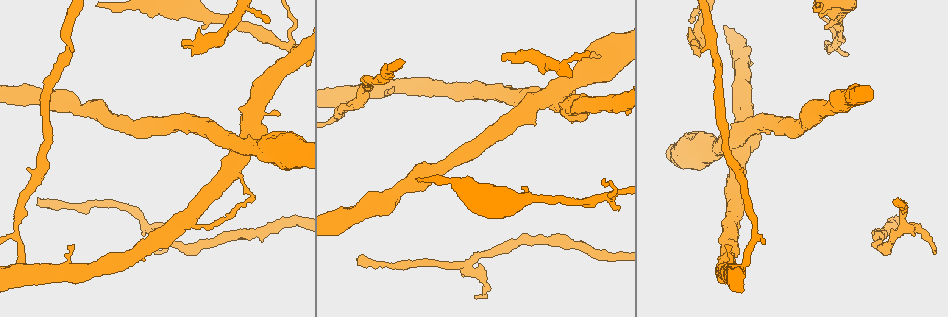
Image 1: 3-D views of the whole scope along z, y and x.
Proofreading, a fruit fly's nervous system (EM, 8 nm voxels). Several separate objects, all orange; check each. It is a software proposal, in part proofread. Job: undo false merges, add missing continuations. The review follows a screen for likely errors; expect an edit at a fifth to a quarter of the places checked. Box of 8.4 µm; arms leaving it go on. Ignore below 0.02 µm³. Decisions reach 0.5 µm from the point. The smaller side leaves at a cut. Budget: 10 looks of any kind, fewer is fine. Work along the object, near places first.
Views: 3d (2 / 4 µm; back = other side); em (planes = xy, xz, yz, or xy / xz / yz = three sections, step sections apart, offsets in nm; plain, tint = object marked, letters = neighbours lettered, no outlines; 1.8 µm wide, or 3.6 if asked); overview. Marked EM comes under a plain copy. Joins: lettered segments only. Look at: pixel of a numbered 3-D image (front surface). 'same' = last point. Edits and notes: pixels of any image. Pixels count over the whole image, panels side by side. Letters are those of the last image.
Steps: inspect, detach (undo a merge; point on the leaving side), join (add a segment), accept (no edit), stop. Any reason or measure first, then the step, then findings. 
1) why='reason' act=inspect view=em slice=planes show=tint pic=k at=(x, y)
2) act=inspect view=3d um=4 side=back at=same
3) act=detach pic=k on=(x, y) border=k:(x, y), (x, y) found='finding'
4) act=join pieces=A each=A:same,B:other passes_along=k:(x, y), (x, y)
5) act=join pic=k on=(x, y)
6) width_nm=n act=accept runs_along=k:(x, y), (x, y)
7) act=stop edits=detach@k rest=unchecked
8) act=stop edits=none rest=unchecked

why='closes a loop' act=inspect view=em um=3.6 slice=yz step=4 show=tint pic=1 at=(286, 154)

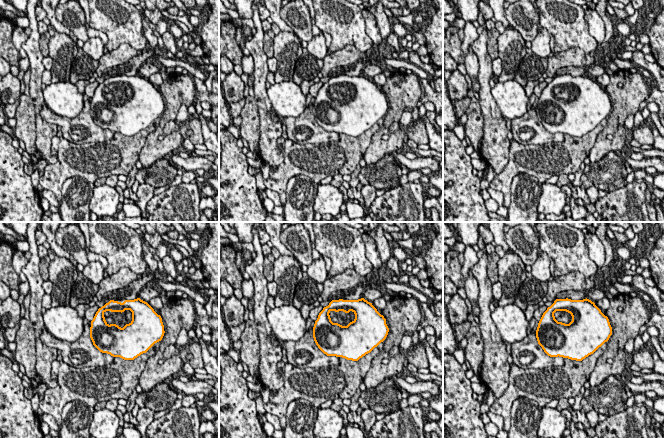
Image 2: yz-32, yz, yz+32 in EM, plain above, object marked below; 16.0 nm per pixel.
act=inspect view=em um=3.6 slice=planes show=tint at=same

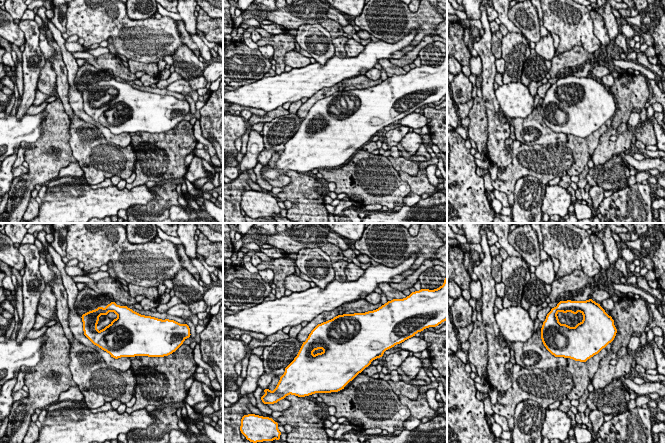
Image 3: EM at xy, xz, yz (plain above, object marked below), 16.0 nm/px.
why='see the neighbours' act=inspect view=em um=3.6 slice=planes show=letters at=same

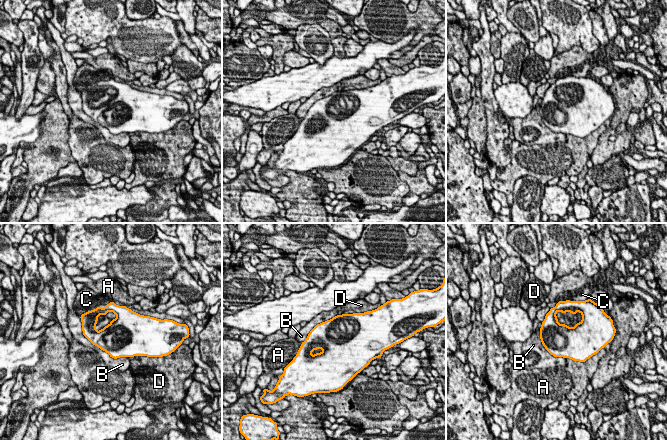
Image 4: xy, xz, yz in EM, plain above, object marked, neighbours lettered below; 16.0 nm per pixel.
act=accept each=A:other,B:other,C:other,D:other border=4:(80, 317), (93, 344), (128, 358) found='all the same neuron'

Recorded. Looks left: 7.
why='an open end' act=inspect view=3d um=4 pic=1 at=(698, 46)

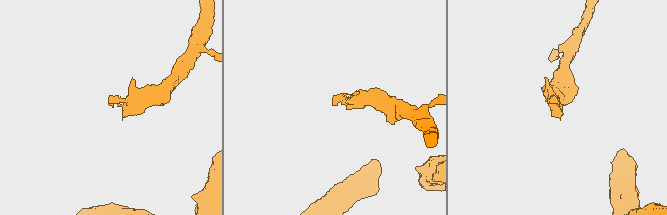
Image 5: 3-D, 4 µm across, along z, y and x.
why='shape alone is not enough' act=inspect view=em slice=planes show=letters pic=5 at=(332, 105)

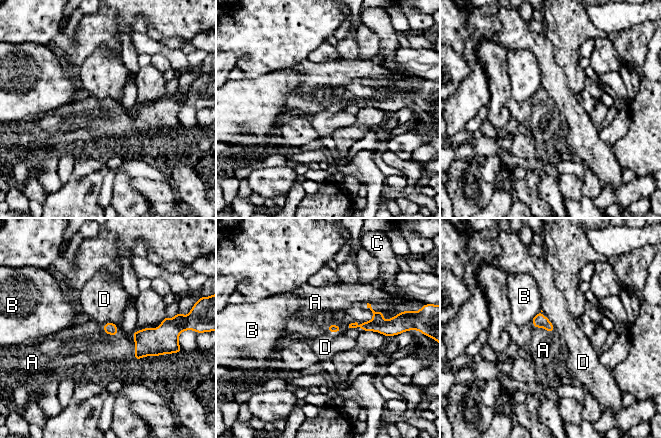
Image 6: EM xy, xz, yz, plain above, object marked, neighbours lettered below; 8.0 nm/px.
longest_contact=B:130nm act=join pieces=A each=A:same,B:other,C:other,D:other passes_along=6:(378, 324), (368, 303), (339, 296) found='it goes on there'

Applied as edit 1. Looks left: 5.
act=inspect view=overview

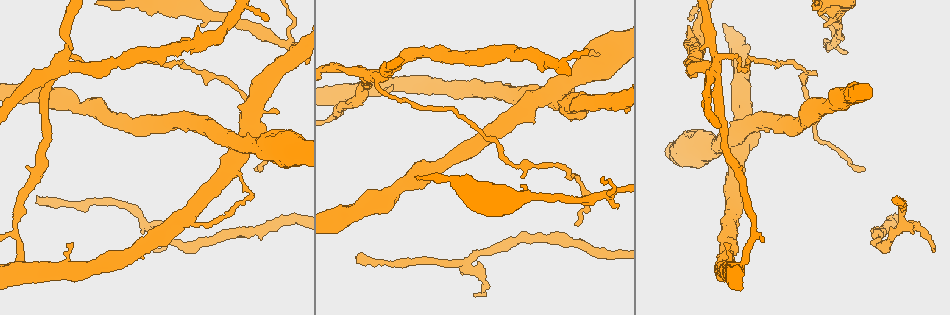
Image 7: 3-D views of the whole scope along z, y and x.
why='an open end' act=inspect view=3d um=4 pic=7 at=(36, 197)

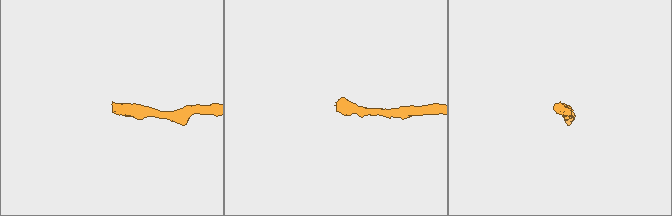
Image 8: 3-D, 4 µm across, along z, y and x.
act=inspect view=em slice=xy step=16 show=letters pic=8 at=(115, 103)

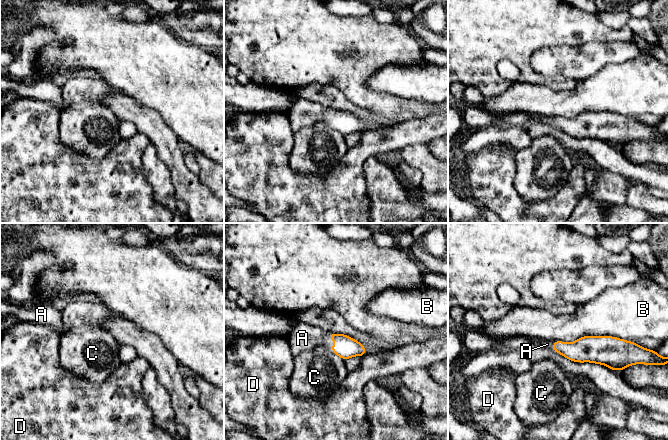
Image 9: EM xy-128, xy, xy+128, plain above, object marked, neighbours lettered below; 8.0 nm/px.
act=inspect view=em slice=planes show=letters at=same

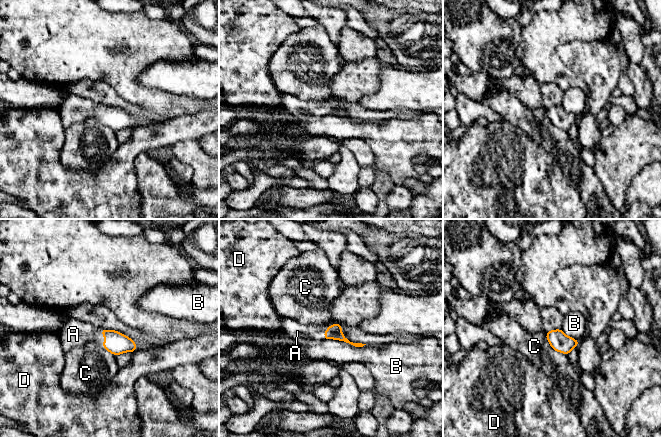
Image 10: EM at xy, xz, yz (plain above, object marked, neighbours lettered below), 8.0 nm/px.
act=join pieces=A each=A:same,B:other,C:other,D:other passes_along=10:(115, 342), (104, 336), (73, 334) found='the neuron continues'

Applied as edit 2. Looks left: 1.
act=stop edits=join@6,join@10 rest=unchecked

